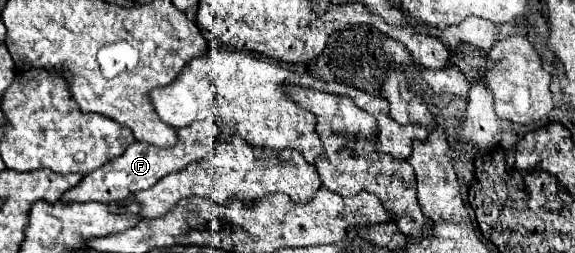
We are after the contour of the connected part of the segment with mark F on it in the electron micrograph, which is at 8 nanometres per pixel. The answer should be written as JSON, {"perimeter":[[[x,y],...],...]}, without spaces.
{"perimeter":[[[198,121],[198,123],[192,123],[188,127],[178,129],[178,143],[170,149],[160,149],[160,147],[154,147],[154,145],[144,143],[144,141],[134,141],[126,147],[126,151],[120,157],[116,157],[114,161],[108,161],[100,169],[88,173],[82,179],[80,185],[68,189],[62,197],[62,203],[70,203],[74,199],[76,199],[76,203],[88,203],[88,201],[118,203],[118,201],[126,201],[134,193],[138,193],[142,189],[148,189],[154,183],[158,183],[168,173],[180,171],[188,163],[194,163],[198,159],[204,159],[204,157],[212,155],[212,151],[214,151],[212,147],[214,147],[214,141],[216,141],[218,133],[220,133],[218,127],[212,125],[210,121]]]}

